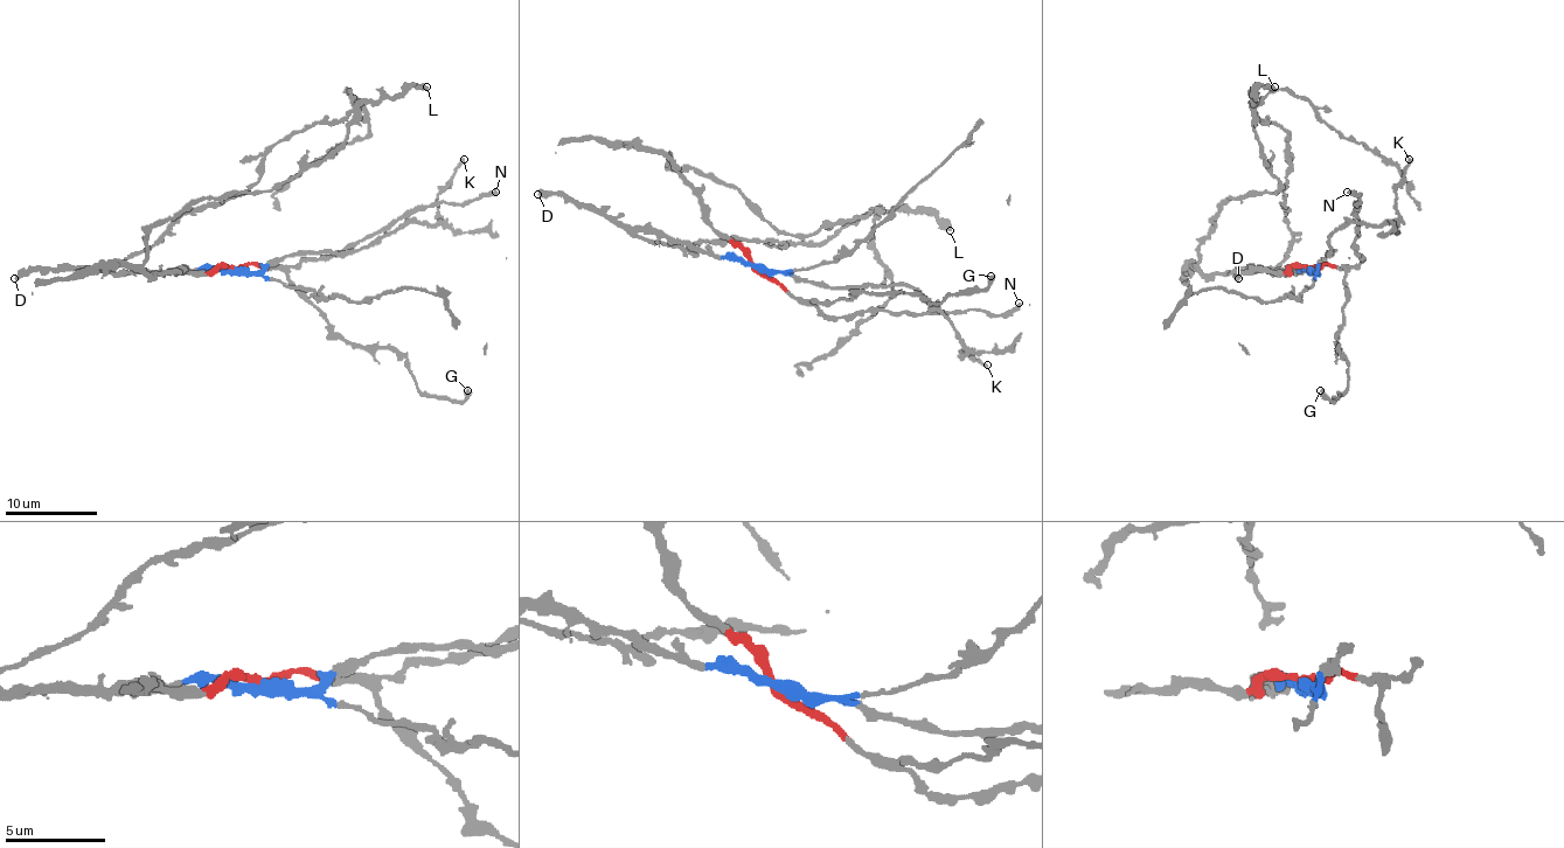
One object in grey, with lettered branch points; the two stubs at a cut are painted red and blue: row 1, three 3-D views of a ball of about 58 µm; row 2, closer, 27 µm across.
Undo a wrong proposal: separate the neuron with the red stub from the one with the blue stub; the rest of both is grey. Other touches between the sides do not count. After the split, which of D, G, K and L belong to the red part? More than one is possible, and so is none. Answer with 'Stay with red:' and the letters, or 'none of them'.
Stay with red: G

